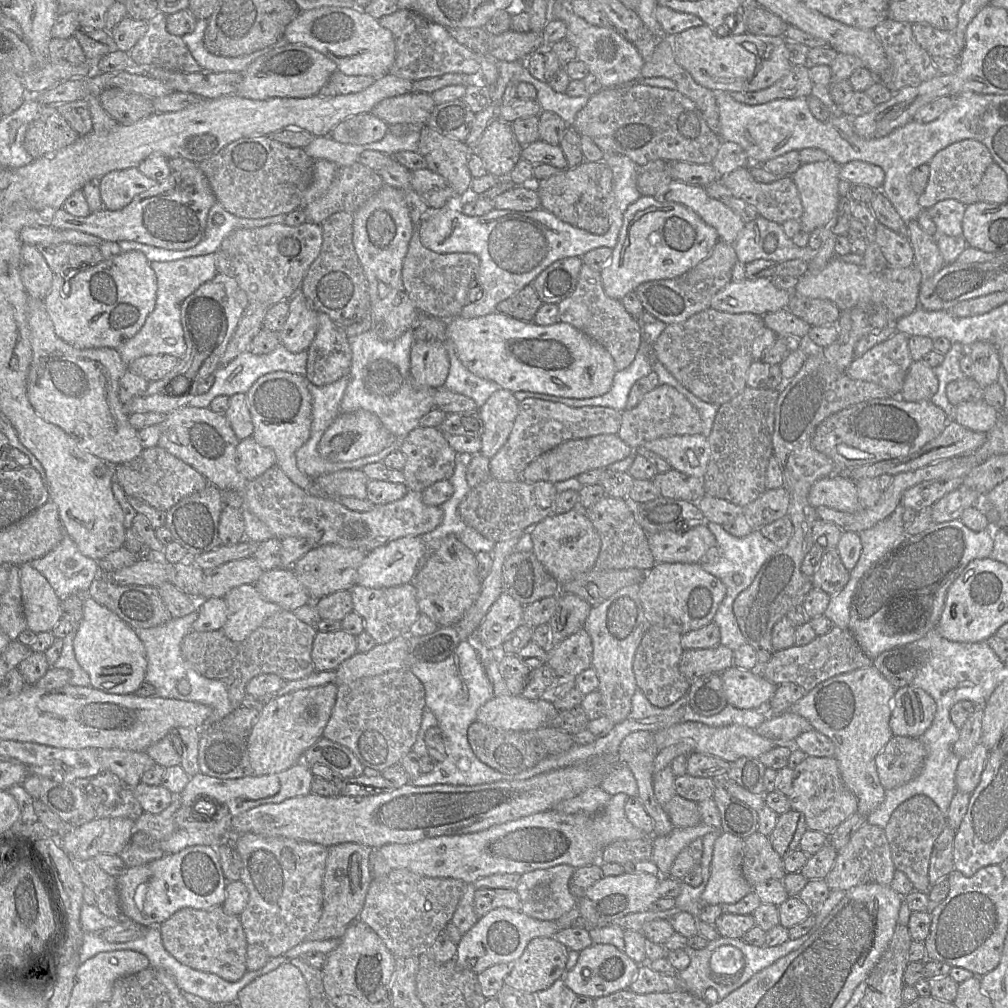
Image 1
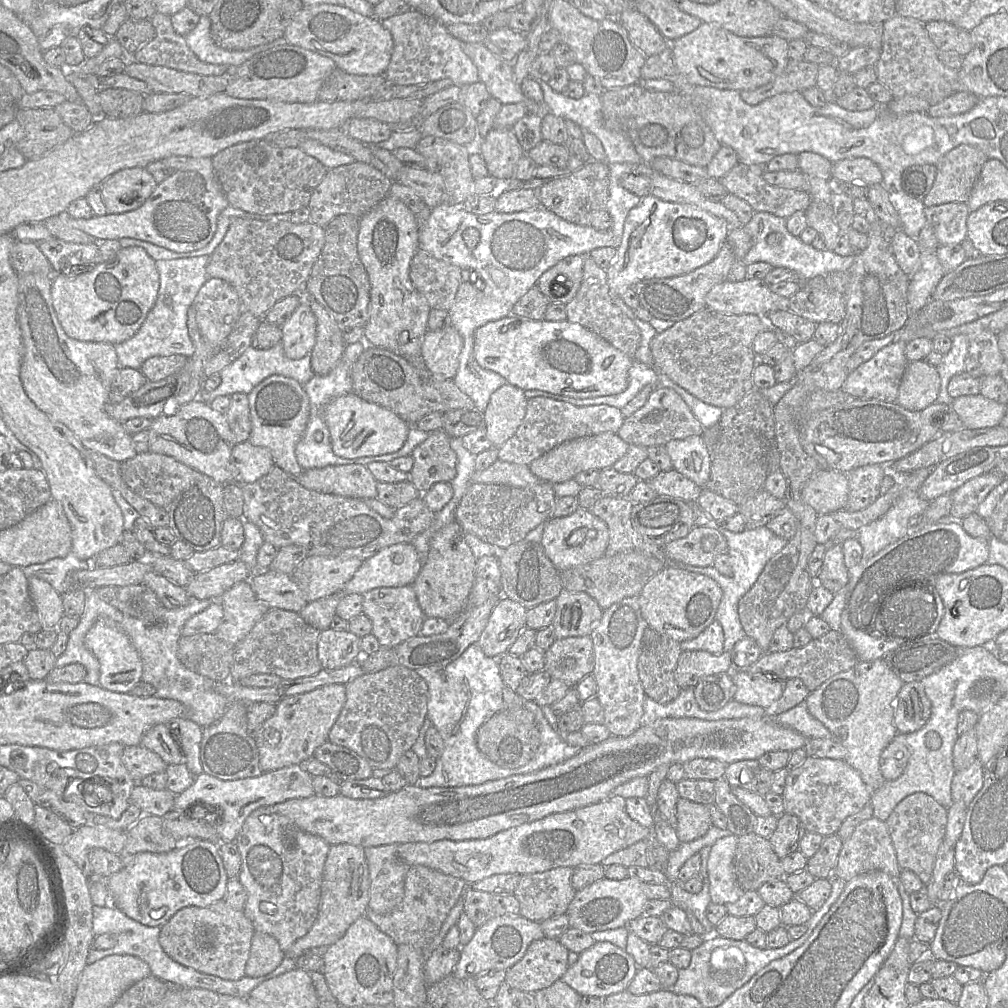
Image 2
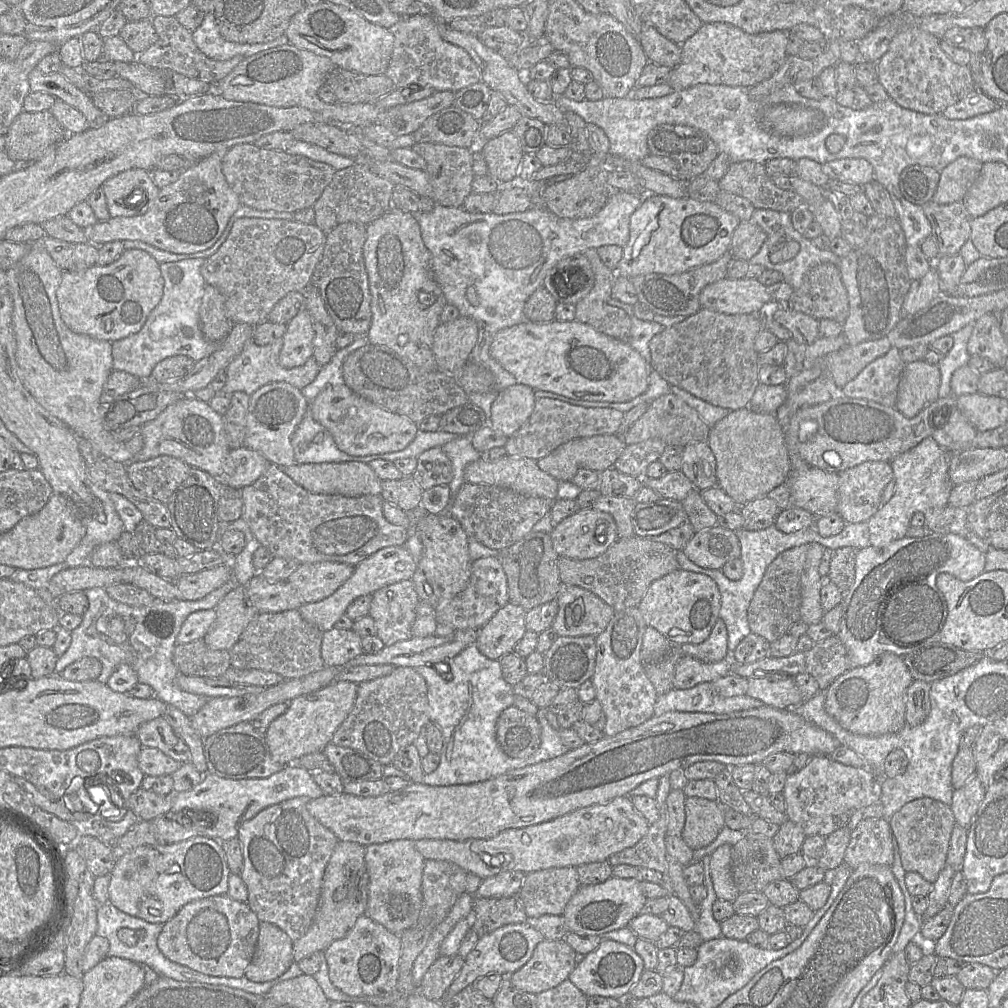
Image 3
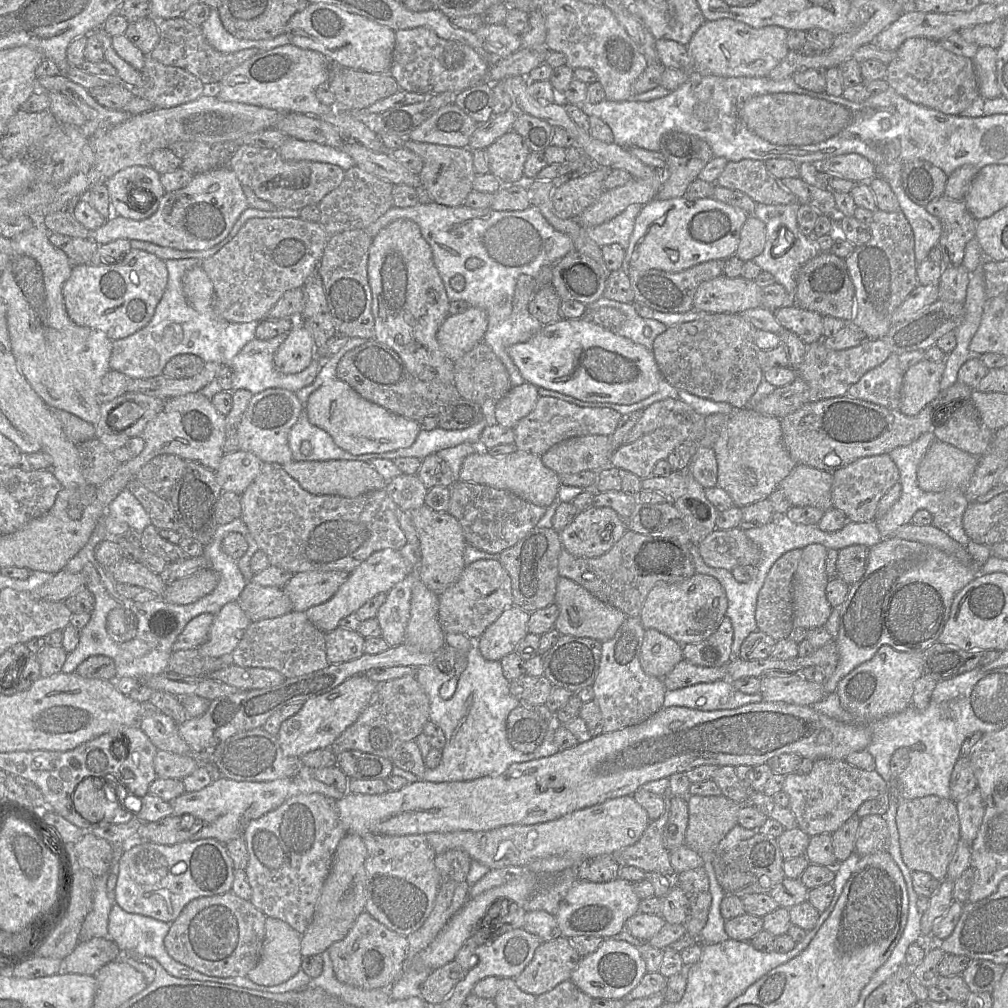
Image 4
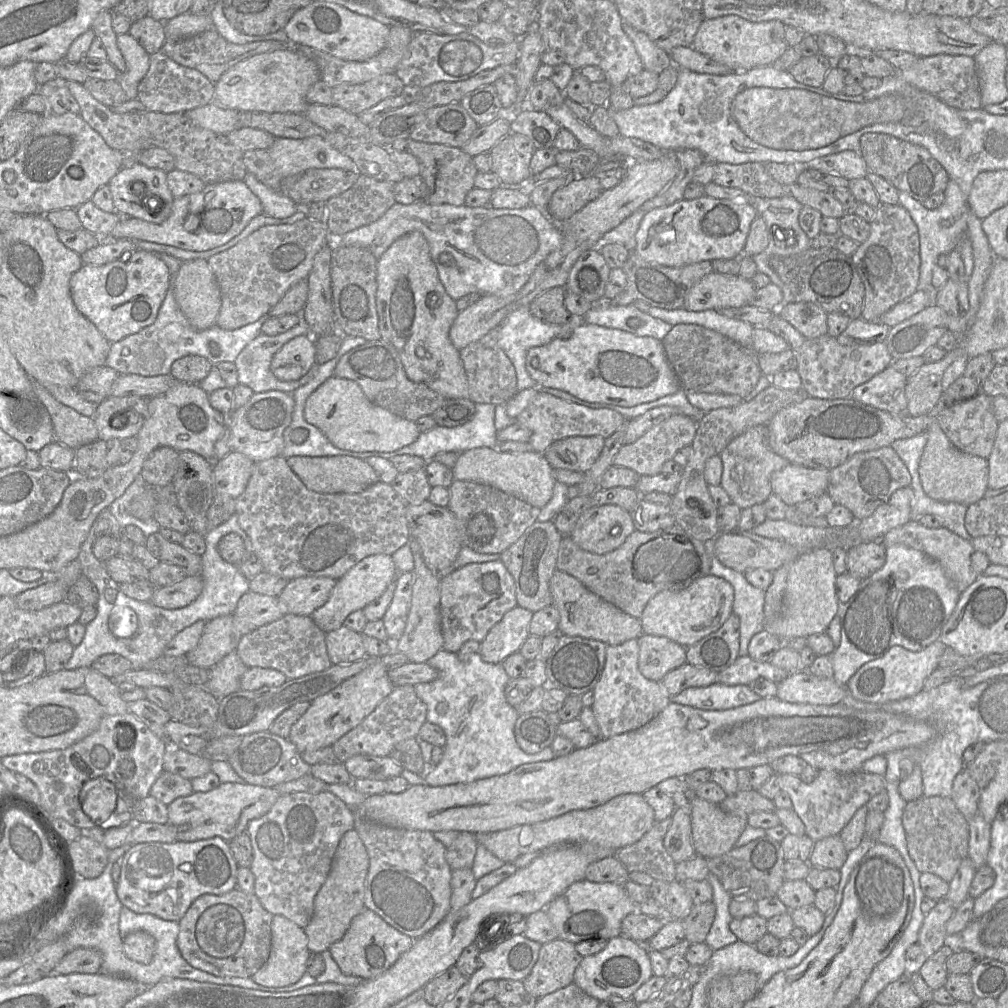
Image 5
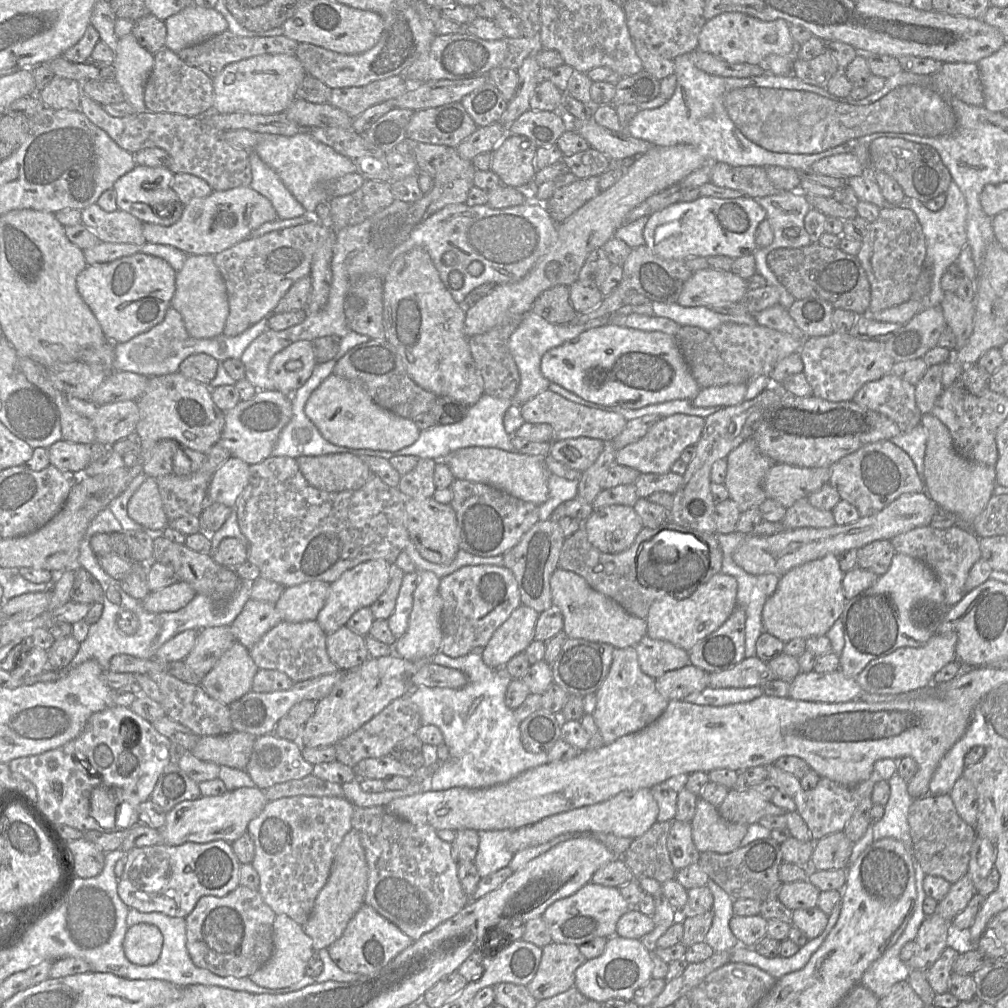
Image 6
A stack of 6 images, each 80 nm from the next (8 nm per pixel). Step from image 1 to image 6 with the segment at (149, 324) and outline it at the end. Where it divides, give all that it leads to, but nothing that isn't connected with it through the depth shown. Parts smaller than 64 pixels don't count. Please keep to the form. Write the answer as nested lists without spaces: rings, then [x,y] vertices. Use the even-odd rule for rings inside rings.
[[[170,306],[161,323],[125,343],[115,344],[113,372],[131,372],[145,377],[173,374],[179,372],[180,364],[194,354],[210,355],[217,359],[219,363],[228,359],[241,359],[247,347],[268,329],[268,320],[271,316],[262,318],[243,333],[234,337],[221,334],[213,338],[195,339],[187,332],[180,313]]]

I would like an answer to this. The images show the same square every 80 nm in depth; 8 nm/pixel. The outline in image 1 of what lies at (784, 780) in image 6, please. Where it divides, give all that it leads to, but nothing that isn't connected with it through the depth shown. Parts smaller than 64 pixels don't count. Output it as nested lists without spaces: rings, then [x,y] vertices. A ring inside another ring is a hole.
[[[808,756],[793,769],[792,789],[788,795],[792,810],[804,814],[806,827],[828,837],[847,818],[857,812],[858,800],[842,780],[834,757]]]

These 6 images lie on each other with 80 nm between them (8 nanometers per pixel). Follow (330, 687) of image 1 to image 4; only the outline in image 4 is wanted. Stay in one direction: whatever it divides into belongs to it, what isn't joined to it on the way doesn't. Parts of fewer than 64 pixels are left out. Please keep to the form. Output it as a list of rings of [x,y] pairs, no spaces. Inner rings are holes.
[[[360,674],[345,680],[329,692],[305,701],[299,712],[281,724],[276,736],[283,754],[300,758],[317,749],[330,748],[336,738],[358,719],[375,688],[374,681]]]

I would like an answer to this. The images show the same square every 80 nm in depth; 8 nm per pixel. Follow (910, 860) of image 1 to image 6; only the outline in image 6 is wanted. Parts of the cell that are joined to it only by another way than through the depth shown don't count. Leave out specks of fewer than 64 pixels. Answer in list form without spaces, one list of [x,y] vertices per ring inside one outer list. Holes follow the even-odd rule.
[[[948,794],[915,798],[908,811],[908,823],[913,857],[926,875],[939,876],[953,884],[967,874],[977,832],[961,819]]]

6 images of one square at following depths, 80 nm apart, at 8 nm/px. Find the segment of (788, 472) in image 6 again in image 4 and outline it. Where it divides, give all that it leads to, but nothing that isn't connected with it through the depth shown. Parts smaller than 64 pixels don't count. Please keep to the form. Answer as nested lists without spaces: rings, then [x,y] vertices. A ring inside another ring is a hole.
[[[797,464],[780,483],[792,506],[811,506],[827,511],[832,504],[833,473]]]

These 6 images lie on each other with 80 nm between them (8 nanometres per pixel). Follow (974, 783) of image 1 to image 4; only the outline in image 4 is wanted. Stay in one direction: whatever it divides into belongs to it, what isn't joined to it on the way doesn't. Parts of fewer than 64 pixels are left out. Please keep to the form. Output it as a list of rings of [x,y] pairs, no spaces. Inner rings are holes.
[[[979,787],[955,803],[960,820],[961,839],[970,847],[977,836],[985,813],[983,796]]]

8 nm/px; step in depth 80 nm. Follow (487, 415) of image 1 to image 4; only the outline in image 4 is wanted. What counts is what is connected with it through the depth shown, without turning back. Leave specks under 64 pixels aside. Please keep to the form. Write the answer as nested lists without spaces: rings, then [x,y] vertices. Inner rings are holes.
[[[531,383],[512,386],[509,392],[495,405],[497,424],[515,428],[535,407],[539,398],[538,387]]]

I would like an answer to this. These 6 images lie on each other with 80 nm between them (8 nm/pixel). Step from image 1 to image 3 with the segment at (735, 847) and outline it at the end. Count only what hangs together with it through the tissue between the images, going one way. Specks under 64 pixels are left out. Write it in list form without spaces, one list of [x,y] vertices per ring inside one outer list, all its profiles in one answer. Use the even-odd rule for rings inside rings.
[[[729,844],[719,846],[711,855],[710,870],[717,898],[733,902],[740,892],[731,875],[731,849],[732,845]]]

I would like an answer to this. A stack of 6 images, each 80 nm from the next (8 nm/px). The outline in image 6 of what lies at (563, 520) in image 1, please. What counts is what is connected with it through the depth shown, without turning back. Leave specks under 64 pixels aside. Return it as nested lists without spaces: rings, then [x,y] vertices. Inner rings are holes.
[[[610,505],[594,509],[582,527],[591,545],[603,553],[616,554],[633,544],[643,524],[633,507]]]

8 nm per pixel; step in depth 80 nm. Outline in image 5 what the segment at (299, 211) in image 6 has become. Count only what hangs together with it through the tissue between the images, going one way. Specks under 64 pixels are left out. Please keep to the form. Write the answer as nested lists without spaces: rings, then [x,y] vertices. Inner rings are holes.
[[[247,172],[244,182],[261,201],[264,214],[274,218],[286,218],[298,210],[298,205],[289,197],[270,189],[253,174]]]

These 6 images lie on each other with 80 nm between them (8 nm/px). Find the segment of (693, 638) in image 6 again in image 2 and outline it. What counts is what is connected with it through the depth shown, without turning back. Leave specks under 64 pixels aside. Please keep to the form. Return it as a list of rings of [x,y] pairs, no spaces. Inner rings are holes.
[[[666,565],[643,587],[638,596],[642,617],[659,635],[678,642],[697,637],[714,620],[722,589],[712,578],[673,565]]]

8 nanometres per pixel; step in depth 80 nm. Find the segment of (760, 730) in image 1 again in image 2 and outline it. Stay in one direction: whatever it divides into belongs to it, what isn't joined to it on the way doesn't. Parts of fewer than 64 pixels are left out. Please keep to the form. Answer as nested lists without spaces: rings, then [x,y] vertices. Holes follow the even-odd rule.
[[[805,701],[785,712],[775,714],[772,718],[806,738],[834,739],[831,732],[809,713]]]

